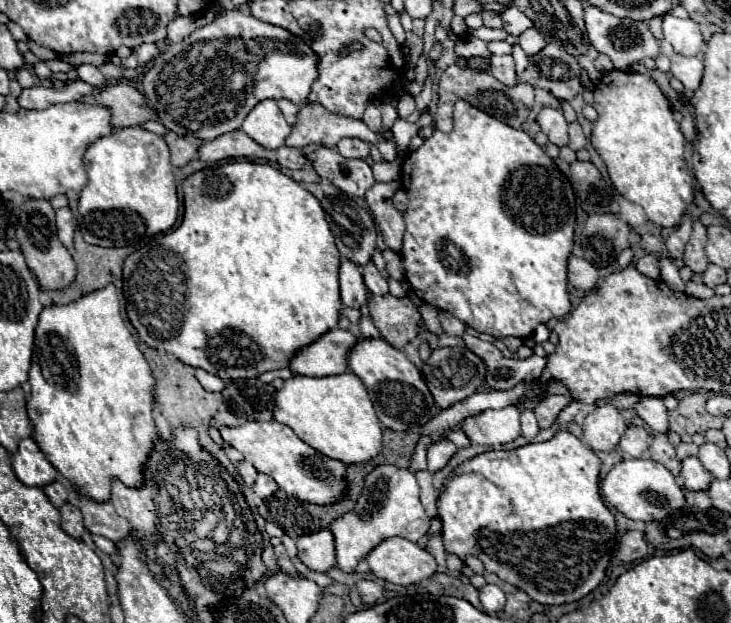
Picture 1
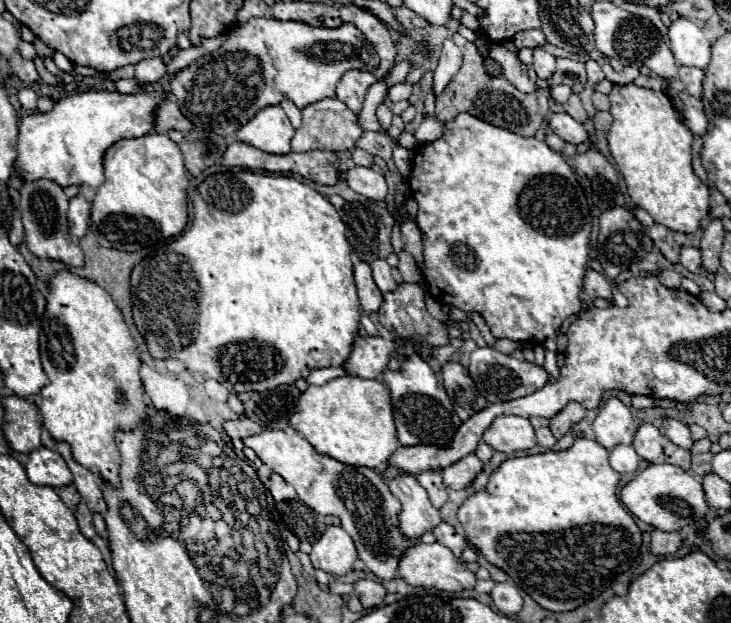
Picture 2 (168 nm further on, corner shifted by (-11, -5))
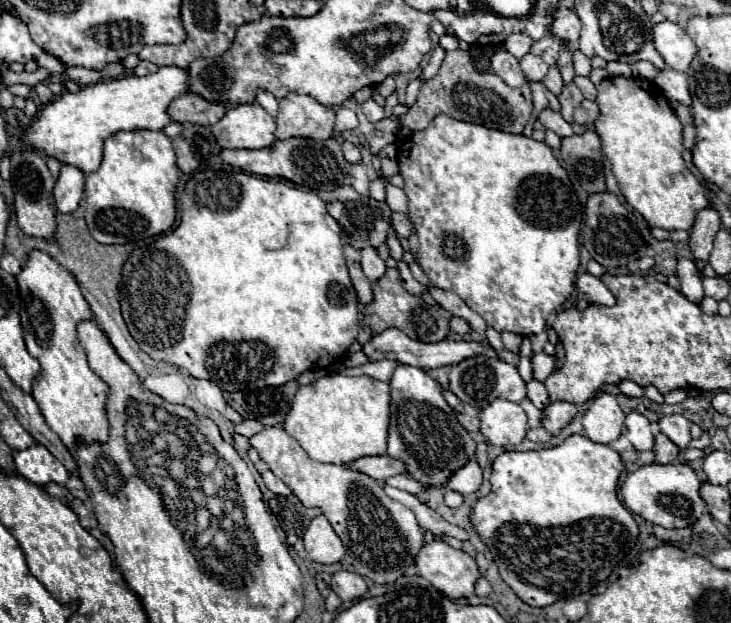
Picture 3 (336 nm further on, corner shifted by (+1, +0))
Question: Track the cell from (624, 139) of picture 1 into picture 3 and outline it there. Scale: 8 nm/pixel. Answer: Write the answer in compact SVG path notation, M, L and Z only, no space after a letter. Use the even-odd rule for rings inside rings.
M604 78L598 84L600 116L594 122L594 128L602 140L602 150L612 164L612 172L618 180L618 188L626 202L638 210L650 226L672 230L690 230L694 224L694 216L698 210L708 206L708 198L700 182L692 172L686 172L686 164L682 160L682 122L676 118L664 94L656 84L648 84L642 78Z

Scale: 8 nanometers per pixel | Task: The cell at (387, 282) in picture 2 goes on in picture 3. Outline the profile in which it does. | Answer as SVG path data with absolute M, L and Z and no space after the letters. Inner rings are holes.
M364 248L360 264L362 264L362 270L364 270L364 274L366 274L366 278L370 282L378 282L384 276L384 272L386 272L384 260L378 256L376 248Z

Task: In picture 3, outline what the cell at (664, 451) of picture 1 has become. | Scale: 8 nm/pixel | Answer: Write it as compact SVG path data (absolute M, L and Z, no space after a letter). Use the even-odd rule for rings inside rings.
M656 434L654 452L656 452L656 462L660 462L660 464L672 464L678 458L680 448L674 442L670 442L664 434Z

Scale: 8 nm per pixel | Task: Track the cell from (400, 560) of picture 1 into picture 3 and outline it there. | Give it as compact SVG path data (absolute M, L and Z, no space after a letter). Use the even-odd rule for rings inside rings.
M438 538L420 548L414 566L418 576L426 578L448 598L474 594L474 582L480 578L474 558L470 558L462 550L454 550Z

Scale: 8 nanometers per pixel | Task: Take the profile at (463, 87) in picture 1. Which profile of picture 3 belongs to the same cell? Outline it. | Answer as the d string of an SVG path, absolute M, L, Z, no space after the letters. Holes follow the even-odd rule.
M458 48L458 50L446 52L446 58L438 74L420 86L418 102L404 116L400 116L398 122L400 126L408 126L410 130L418 132L418 130L424 130L428 122L432 122L432 118L438 114L448 114L456 120L480 124L486 128L496 128L502 132L522 134L532 114L530 86L524 84L520 88L510 88L496 74L480 74L478 70L474 70L470 54Z

